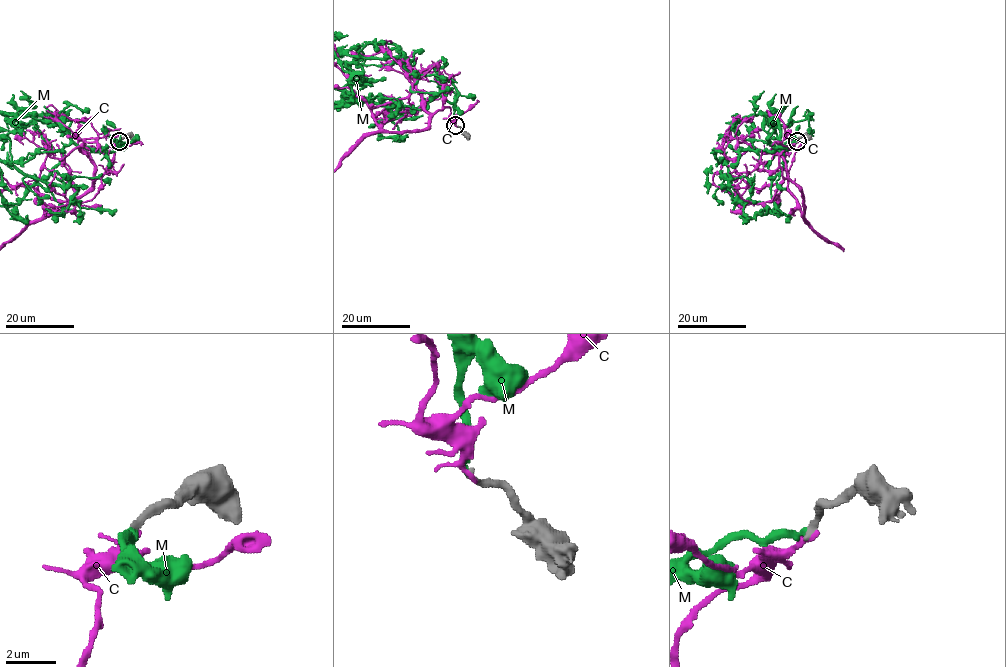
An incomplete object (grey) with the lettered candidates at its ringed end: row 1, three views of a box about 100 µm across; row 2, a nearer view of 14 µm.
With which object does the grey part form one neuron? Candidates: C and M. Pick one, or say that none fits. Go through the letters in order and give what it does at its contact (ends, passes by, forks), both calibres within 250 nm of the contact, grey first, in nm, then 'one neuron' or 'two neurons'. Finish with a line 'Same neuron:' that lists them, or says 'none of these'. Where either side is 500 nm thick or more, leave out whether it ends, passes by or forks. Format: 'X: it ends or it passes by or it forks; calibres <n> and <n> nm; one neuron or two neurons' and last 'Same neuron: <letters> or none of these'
C: it passes by; calibres 280 and 200 nm; two neurons
M: it ends; calibres 280 and 240 nm; one neuron
Same neuron: M

